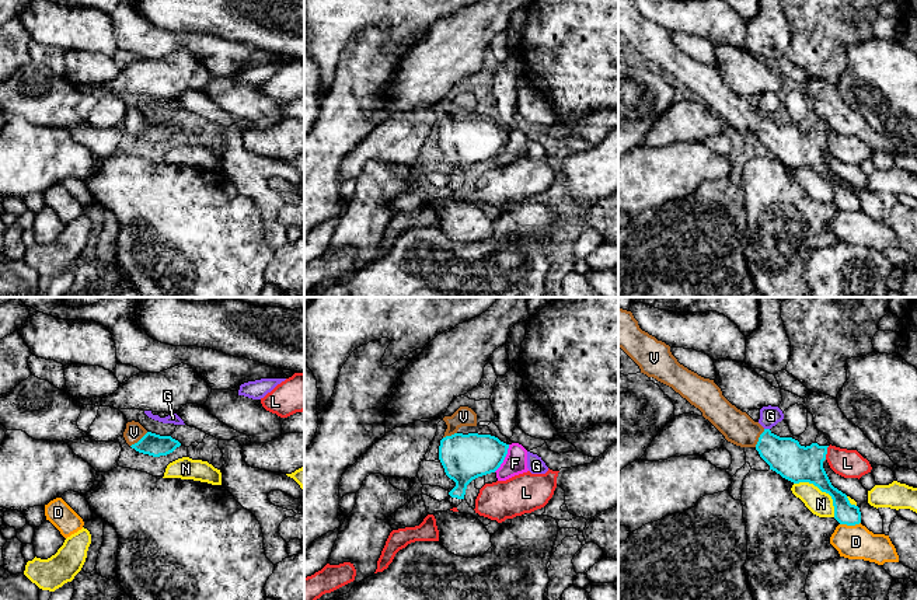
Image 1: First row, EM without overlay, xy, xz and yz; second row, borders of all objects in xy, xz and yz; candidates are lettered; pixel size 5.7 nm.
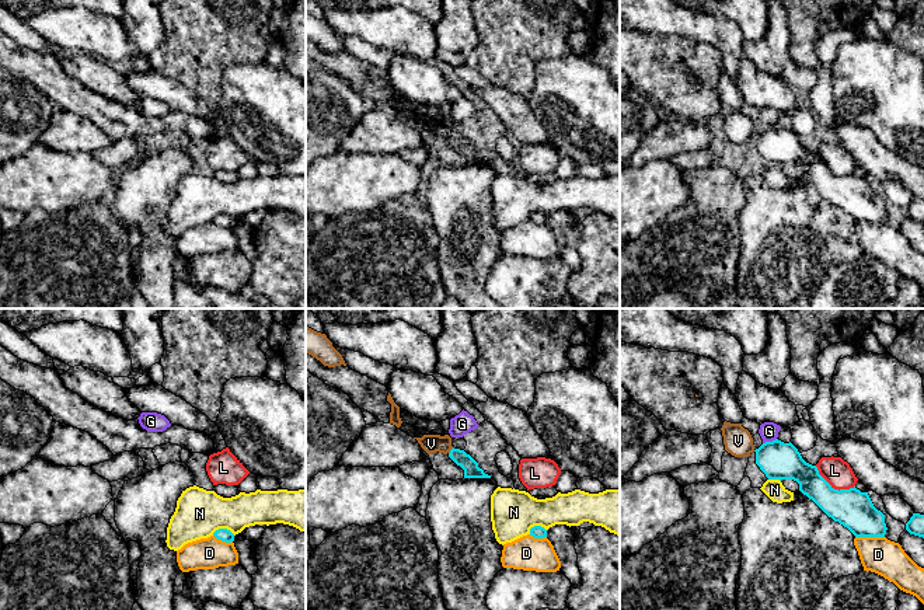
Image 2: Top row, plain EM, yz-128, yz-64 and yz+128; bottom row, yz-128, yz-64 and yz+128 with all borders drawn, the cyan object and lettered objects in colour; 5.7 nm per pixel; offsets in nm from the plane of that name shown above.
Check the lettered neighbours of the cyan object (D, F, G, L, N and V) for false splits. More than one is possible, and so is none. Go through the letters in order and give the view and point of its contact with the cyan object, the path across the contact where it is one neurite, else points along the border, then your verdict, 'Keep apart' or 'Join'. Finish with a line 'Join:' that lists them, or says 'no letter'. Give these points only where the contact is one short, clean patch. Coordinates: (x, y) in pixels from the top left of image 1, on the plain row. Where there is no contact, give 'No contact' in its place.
D: Touches cyan at yz (850, 210). Keep apart
F: Touches cyan at xz (504, 145). Keep apart
G: Touches cyan at yz (767, 115). Boundary: yz (764, 114), (769, 115). Keep apart
L: Touches cyan at yz (826, 139). Boundary: yz (829, 132), (825, 145). Keep apart
N: Touches cyan at yz (822, 177). Keep apart
V: Touches cyan at yz (759, 124). Path across: yz (785, 142), (759, 124), (738, 114). Join
Join: V

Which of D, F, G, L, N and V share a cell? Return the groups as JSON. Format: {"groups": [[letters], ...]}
{"groups": [["D"], ["F"], ["G"], ["L"], ["N"], ["V"]]}

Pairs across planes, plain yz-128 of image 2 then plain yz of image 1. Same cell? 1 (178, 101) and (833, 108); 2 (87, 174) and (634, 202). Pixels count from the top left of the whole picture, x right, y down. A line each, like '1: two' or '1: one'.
1: one
2: one

